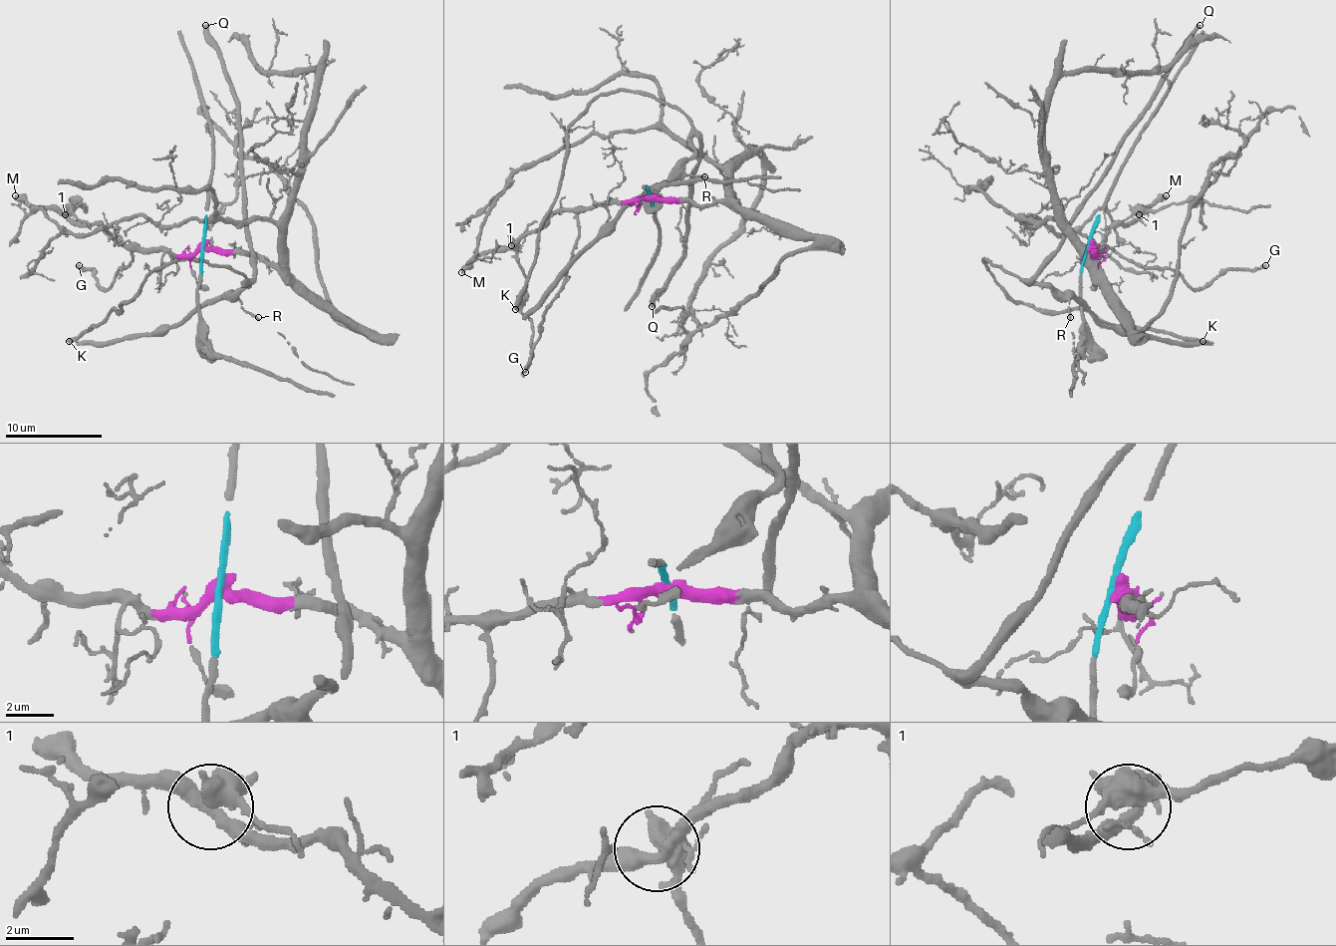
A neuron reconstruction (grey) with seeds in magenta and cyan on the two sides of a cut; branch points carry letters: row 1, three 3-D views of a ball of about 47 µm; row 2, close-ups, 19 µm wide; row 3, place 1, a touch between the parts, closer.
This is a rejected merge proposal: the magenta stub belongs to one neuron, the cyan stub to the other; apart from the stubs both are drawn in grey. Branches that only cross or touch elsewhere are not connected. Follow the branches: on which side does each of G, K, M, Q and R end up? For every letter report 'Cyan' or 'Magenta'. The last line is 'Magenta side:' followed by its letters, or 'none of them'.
G: Magenta
K: Cyan
M: Magenta
Q: Cyan
R: Cyan
Magenta side: G, M

